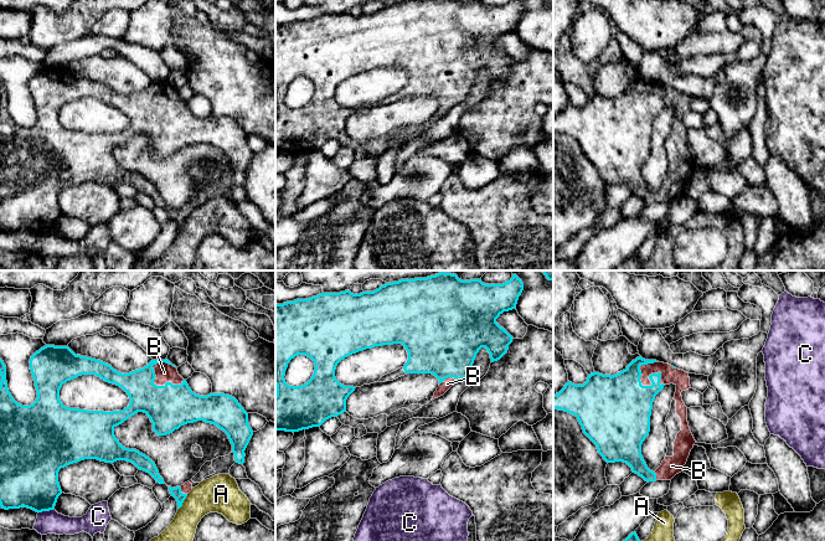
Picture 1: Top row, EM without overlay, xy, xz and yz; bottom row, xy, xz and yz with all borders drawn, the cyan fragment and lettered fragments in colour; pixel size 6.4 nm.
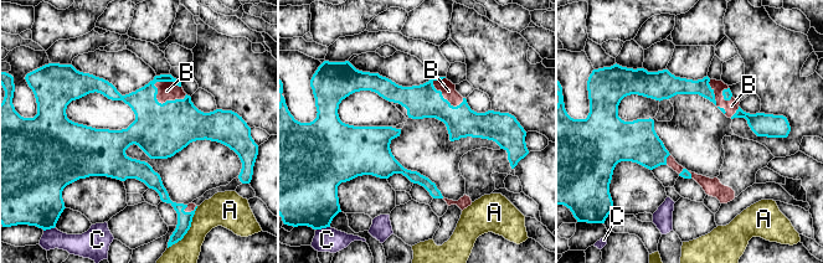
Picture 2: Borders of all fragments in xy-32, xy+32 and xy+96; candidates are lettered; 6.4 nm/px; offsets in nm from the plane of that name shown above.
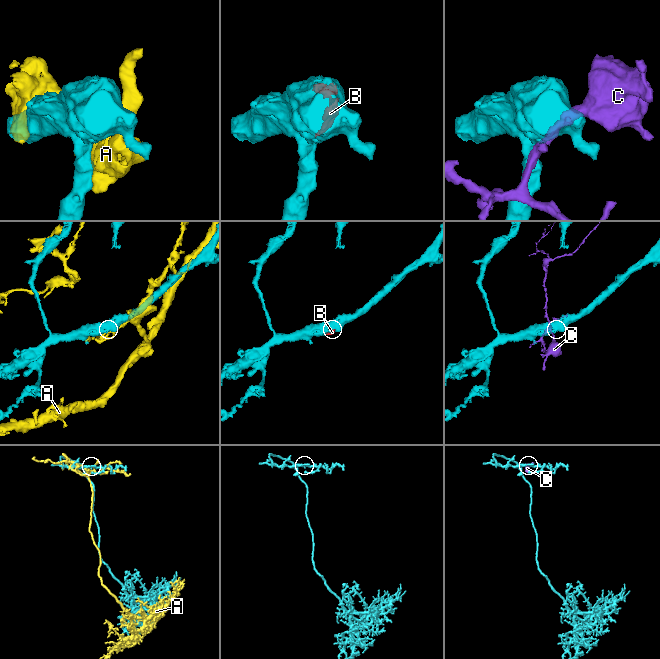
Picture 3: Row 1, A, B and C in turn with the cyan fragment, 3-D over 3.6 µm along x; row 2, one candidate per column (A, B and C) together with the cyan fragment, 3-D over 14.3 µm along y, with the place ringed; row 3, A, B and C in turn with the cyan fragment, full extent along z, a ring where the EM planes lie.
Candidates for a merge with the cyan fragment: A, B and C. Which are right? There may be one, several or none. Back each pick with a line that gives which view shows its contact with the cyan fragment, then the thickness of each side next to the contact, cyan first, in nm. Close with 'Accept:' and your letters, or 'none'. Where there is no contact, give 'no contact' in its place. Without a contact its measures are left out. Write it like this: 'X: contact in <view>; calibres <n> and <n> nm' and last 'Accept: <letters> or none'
B: contact in yz; calibres 380 and 110 nm
Accept: B

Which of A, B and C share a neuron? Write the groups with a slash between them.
A / B / C

